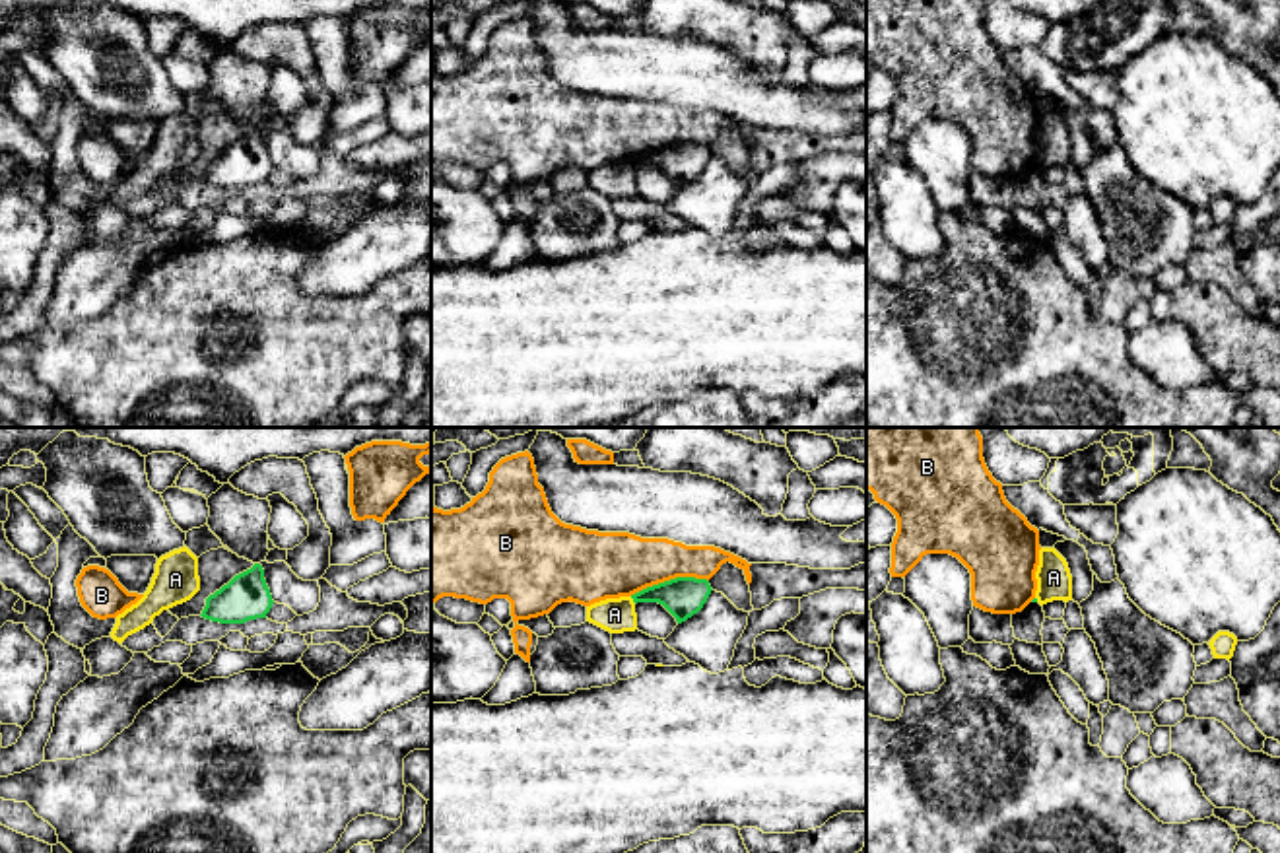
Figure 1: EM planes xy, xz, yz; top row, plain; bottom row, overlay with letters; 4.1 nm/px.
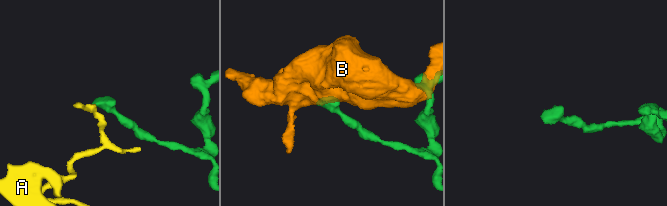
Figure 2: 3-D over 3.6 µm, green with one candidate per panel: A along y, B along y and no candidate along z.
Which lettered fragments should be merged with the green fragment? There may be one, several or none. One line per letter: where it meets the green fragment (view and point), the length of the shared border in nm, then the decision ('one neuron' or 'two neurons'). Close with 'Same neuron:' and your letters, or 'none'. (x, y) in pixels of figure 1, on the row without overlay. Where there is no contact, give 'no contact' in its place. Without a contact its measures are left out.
A: meets green in xz at (634, 166); contact 40 nm long; two neurons
B: meets green in xz at (671, 144); contact 340 nm long; two neurons
Same neuron: none

